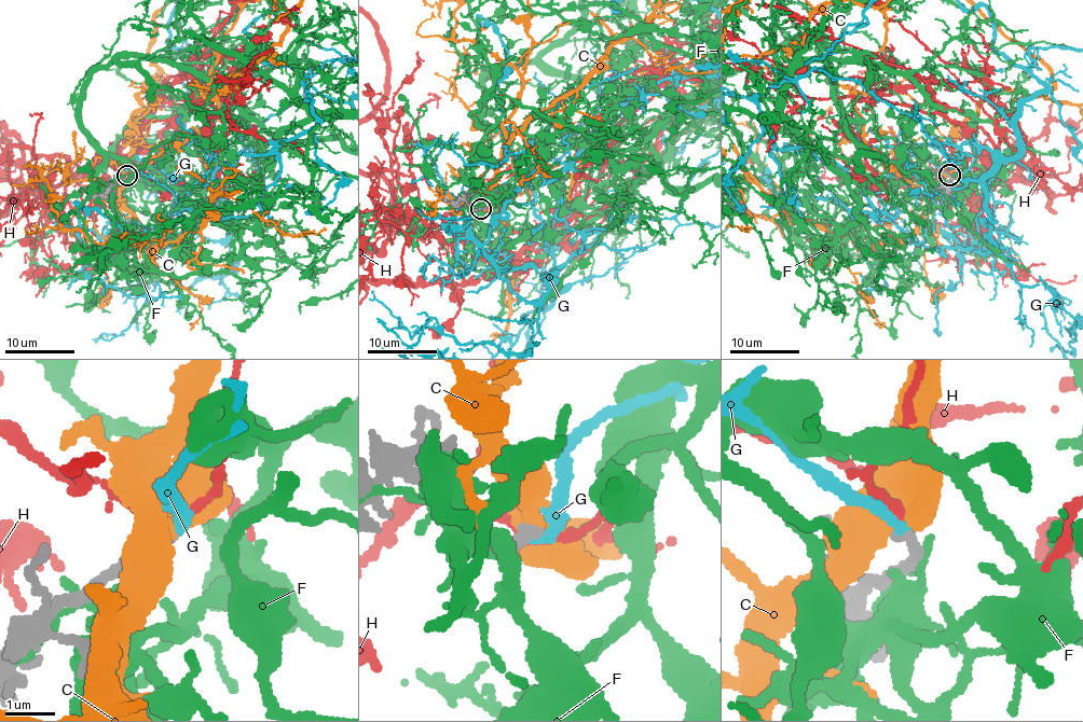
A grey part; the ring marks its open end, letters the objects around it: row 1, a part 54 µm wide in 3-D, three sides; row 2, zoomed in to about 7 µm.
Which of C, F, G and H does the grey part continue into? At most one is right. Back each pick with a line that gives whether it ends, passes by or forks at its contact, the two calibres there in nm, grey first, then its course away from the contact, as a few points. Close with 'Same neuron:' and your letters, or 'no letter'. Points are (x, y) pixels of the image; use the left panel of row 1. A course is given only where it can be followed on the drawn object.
G: it ends | 280/280 nm
Same neuron: G

